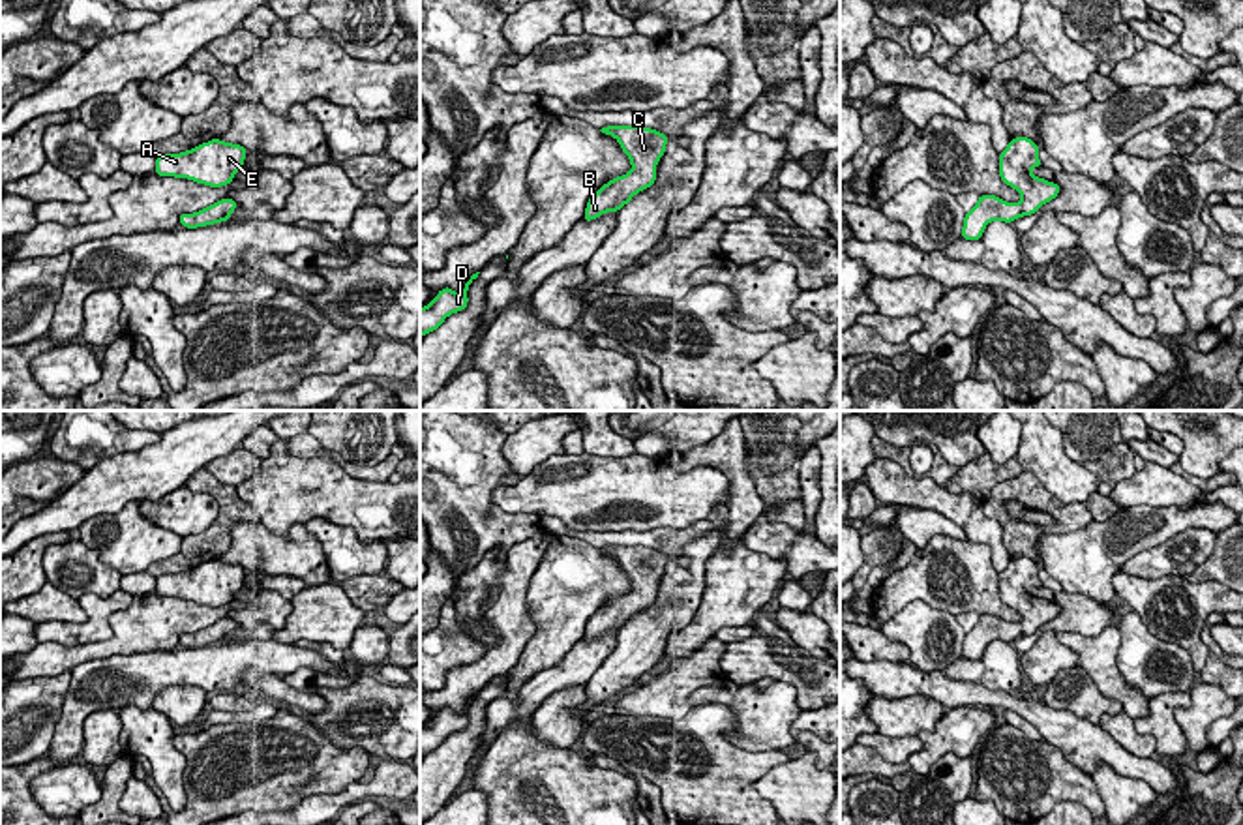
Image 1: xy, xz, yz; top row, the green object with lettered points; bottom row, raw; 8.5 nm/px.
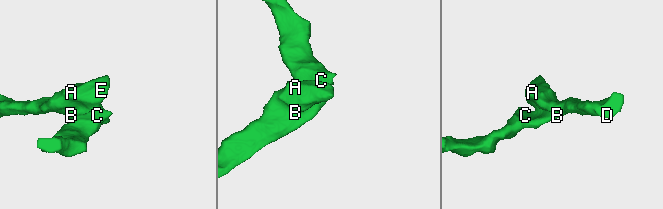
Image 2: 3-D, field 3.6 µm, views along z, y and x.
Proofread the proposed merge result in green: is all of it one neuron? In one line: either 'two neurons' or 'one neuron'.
one neuron

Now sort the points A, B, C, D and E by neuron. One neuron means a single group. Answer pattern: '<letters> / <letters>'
A B C D E

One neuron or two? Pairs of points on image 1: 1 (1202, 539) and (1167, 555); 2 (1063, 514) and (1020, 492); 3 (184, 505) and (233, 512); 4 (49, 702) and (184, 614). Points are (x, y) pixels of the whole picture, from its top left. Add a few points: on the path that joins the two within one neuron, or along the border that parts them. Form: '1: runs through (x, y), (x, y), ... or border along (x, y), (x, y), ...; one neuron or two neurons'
1: runs through (1193, 546), (1176, 555); one neuron
2: runs through (1052, 505), (1032, 494); one neuron
3: border along (184, 484), (216, 501), (209, 529); two neurons
4: border along (70, 670), (59, 675), (19, 679); two neurons

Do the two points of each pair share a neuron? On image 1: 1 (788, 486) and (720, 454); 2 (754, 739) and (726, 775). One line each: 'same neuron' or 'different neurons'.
1: different neurons
2: different neurons

